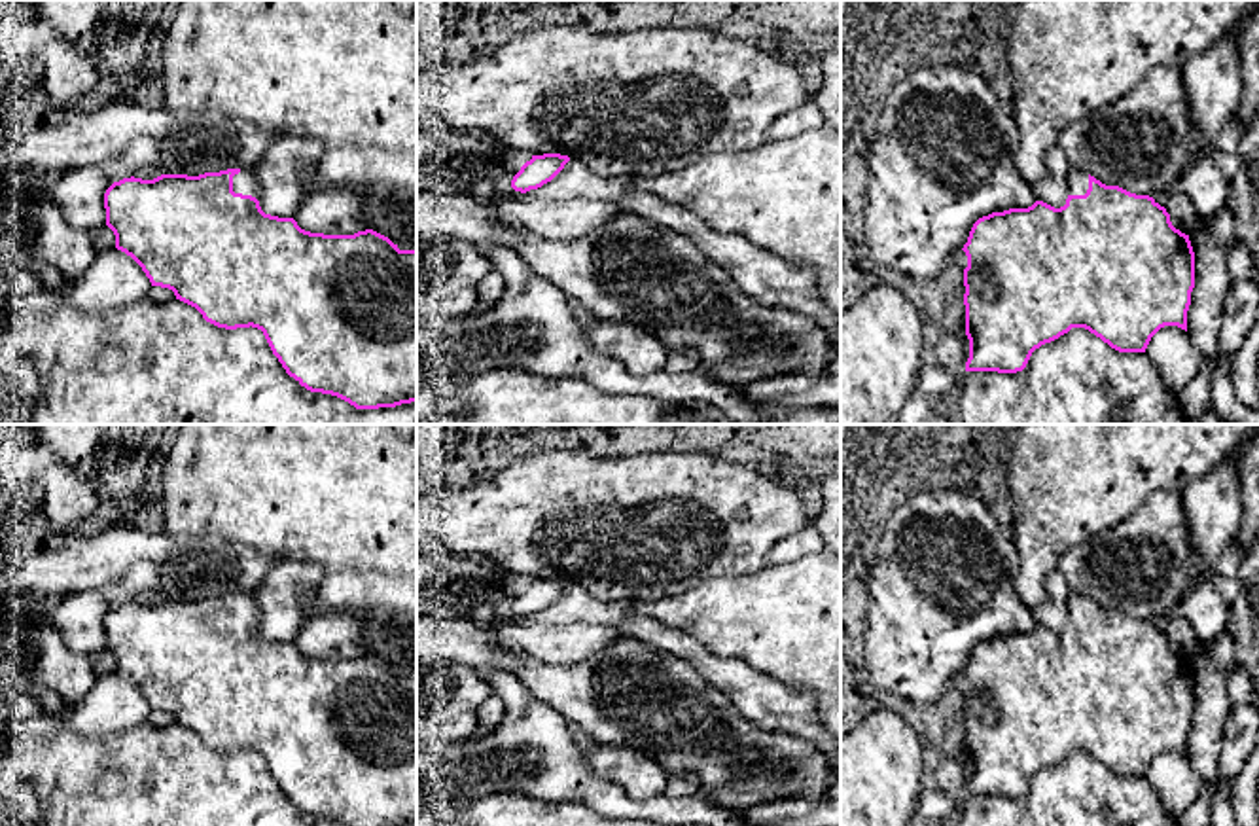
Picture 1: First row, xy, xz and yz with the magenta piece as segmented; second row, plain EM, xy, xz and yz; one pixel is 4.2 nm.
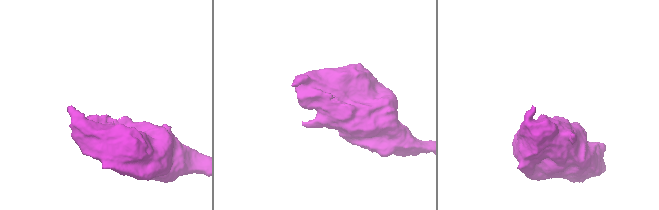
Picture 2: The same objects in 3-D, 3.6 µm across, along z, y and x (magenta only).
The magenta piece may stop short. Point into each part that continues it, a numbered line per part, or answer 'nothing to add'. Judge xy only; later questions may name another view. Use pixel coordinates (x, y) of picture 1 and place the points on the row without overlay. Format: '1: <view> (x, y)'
1: xy (245, 607)

